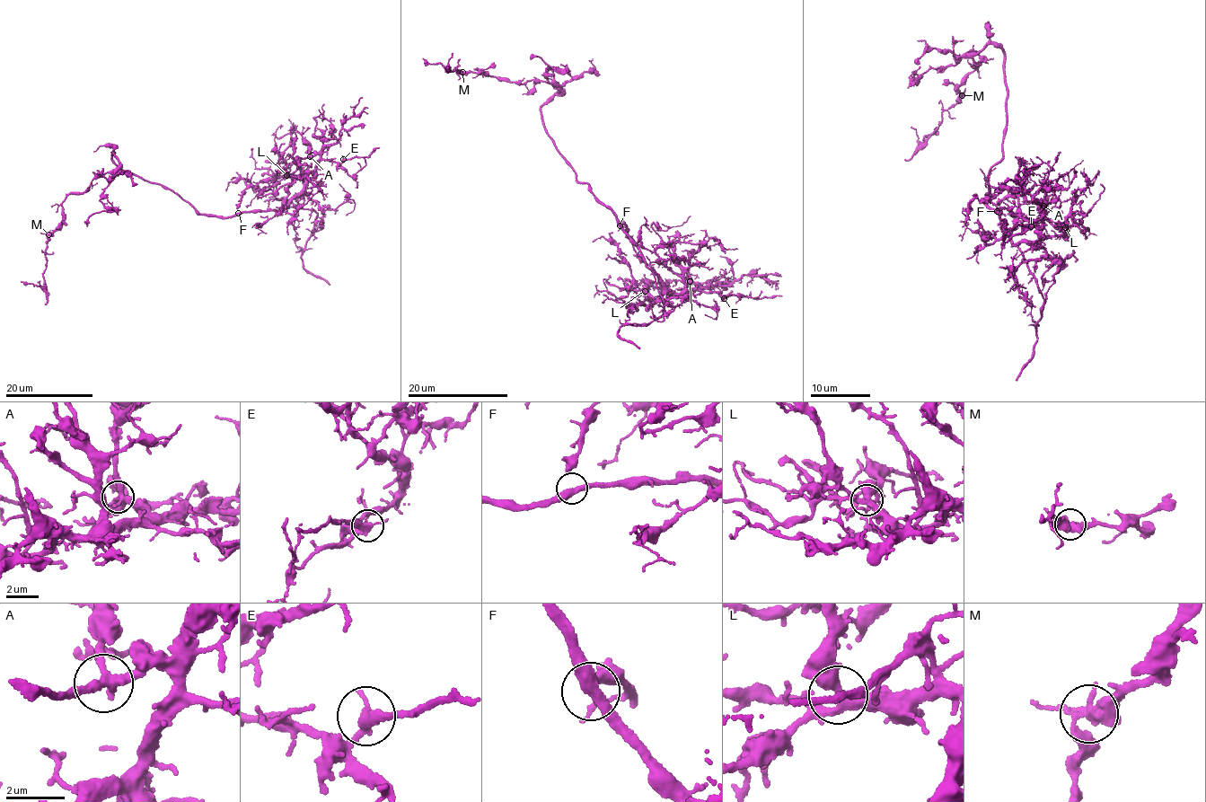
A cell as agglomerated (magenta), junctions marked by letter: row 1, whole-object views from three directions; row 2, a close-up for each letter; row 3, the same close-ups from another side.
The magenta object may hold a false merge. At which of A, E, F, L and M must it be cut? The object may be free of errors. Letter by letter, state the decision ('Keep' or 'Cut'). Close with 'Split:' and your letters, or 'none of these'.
A: Keep
E: Keep
F: Keep
L: Keep
M: Cut
Split: M

